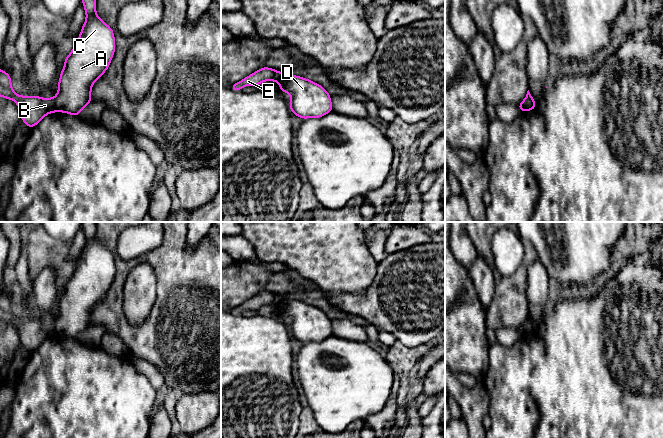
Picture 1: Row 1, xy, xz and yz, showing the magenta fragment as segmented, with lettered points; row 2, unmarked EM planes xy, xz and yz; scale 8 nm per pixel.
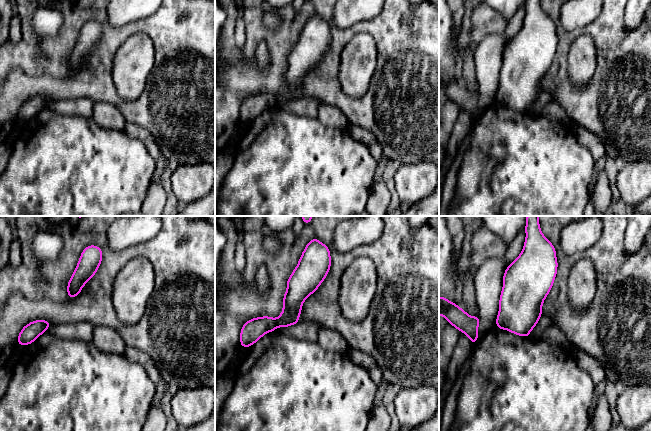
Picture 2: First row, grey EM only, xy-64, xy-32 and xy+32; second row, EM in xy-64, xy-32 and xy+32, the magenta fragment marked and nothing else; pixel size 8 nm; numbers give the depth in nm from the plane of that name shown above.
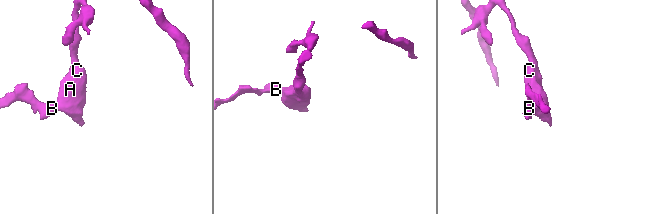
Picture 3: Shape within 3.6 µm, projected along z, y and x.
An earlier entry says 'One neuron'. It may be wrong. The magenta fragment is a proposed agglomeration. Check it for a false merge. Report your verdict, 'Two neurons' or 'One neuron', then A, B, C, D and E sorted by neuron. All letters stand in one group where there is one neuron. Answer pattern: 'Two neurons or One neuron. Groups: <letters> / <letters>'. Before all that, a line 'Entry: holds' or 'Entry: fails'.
Entry: fails
Two neurons. Groups: A C D / B E

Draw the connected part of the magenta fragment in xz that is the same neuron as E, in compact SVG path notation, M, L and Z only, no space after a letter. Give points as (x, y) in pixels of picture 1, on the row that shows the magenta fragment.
M267 66L260 68L249 76L245 77L241 81L234 83L230 88L234 91L241 91L244 86L257 86L264 81L278 82L283 76L278 70L269 68Z

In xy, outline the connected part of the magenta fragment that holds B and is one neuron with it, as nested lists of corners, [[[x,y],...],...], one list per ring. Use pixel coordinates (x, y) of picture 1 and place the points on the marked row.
[[[0,70],[0,96],[16,102],[21,120],[26,126],[35,127],[47,114],[57,112],[54,97],[22,96],[14,92],[11,75]]]

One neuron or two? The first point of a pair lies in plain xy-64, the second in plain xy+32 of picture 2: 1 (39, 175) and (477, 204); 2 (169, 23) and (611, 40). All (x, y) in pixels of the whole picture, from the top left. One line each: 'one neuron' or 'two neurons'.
1: two neurons
2: one neuron

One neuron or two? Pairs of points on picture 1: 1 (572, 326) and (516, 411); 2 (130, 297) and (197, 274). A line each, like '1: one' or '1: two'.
1: two
2: two

